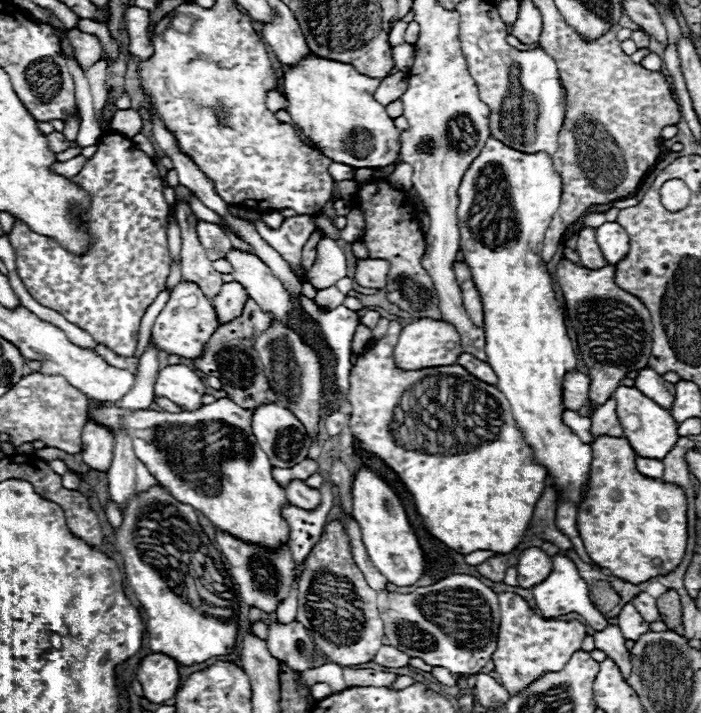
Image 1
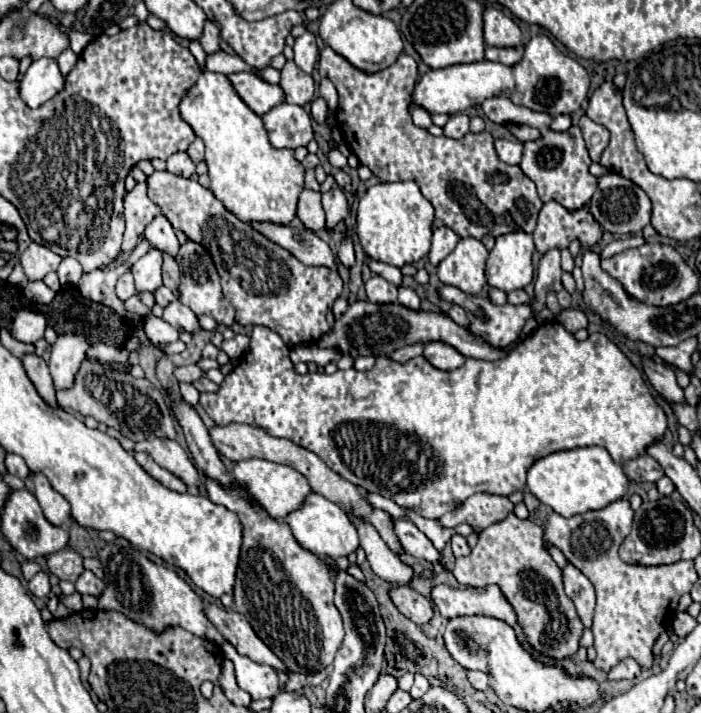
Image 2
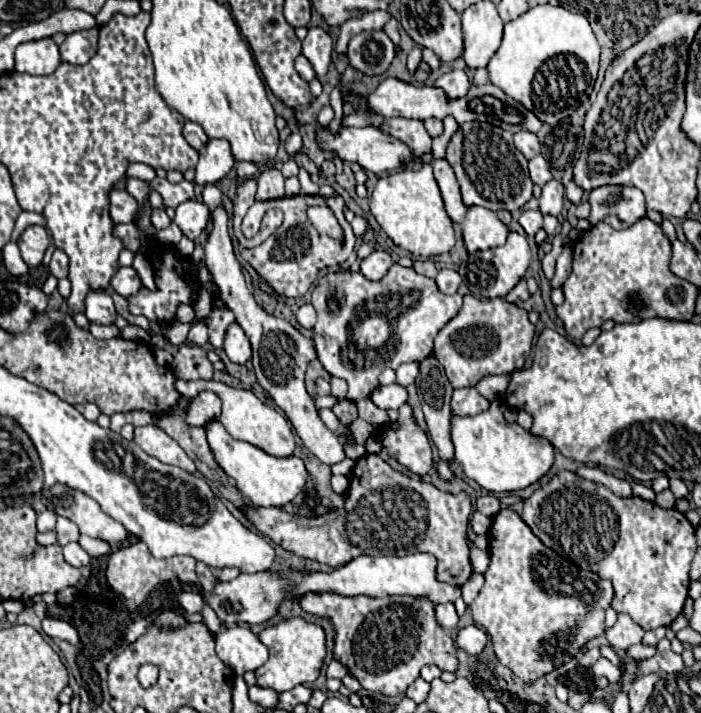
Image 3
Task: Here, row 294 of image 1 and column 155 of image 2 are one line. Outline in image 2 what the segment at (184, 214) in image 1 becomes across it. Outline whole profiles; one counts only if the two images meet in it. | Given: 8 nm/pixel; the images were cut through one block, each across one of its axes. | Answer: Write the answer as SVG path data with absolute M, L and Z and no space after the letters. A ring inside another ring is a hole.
M140 182L134 186L132 192L126 192L124 196L124 220L126 220L126 232L122 250L130 252L140 240L146 224L154 220L154 216L160 214L160 208L148 198L146 194L146 182Z

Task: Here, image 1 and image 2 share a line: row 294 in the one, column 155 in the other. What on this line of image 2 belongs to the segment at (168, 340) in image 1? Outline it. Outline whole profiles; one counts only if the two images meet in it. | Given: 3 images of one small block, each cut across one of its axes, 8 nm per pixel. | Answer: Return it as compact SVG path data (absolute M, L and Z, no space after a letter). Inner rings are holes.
M154 170L146 184L148 198L162 210L172 228L184 232L188 240L202 244L210 252L220 276L224 298L234 306L238 324L268 326L280 334L288 348L318 342L320 336L330 330L326 314L342 292L342 278L338 272L302 264L288 250L270 242L250 224L236 218L220 200L214 198L208 188L200 186L194 178Z

